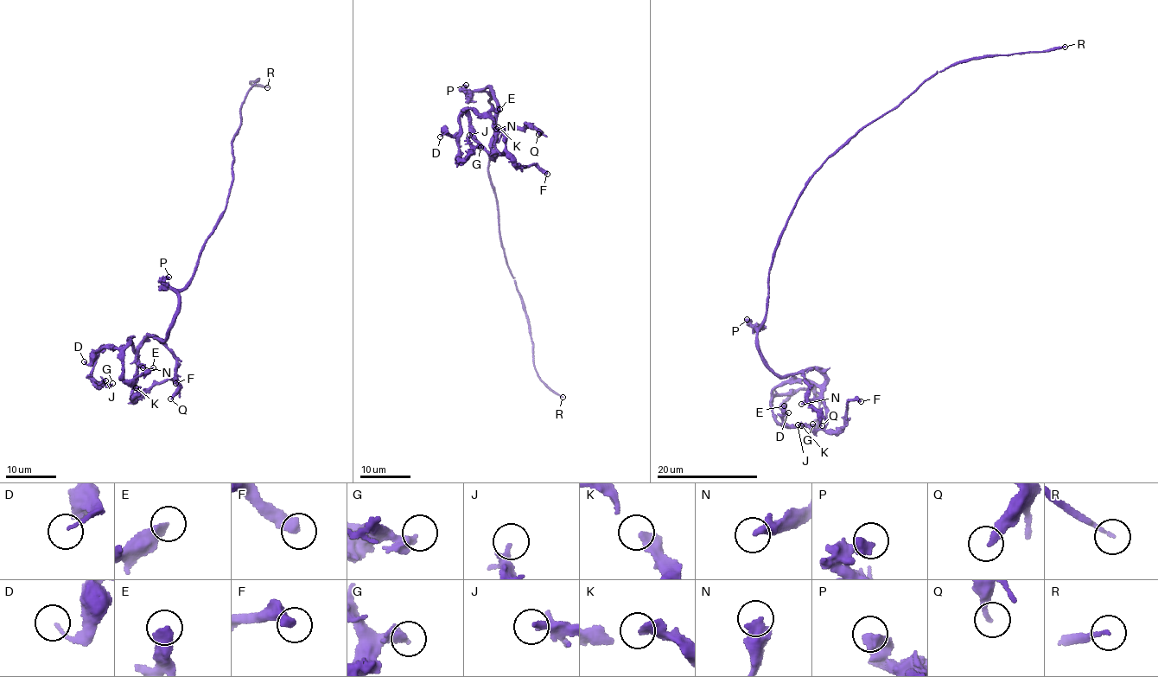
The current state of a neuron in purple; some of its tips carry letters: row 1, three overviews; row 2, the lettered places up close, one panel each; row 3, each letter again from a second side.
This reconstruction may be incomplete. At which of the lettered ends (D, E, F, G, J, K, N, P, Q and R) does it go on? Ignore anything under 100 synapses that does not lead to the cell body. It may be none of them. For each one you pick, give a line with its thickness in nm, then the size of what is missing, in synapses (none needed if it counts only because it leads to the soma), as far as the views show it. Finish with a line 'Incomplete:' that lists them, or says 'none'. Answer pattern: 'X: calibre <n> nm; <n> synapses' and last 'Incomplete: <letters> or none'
R: calibre 160 nm; 160 synapses
Incomplete: R

